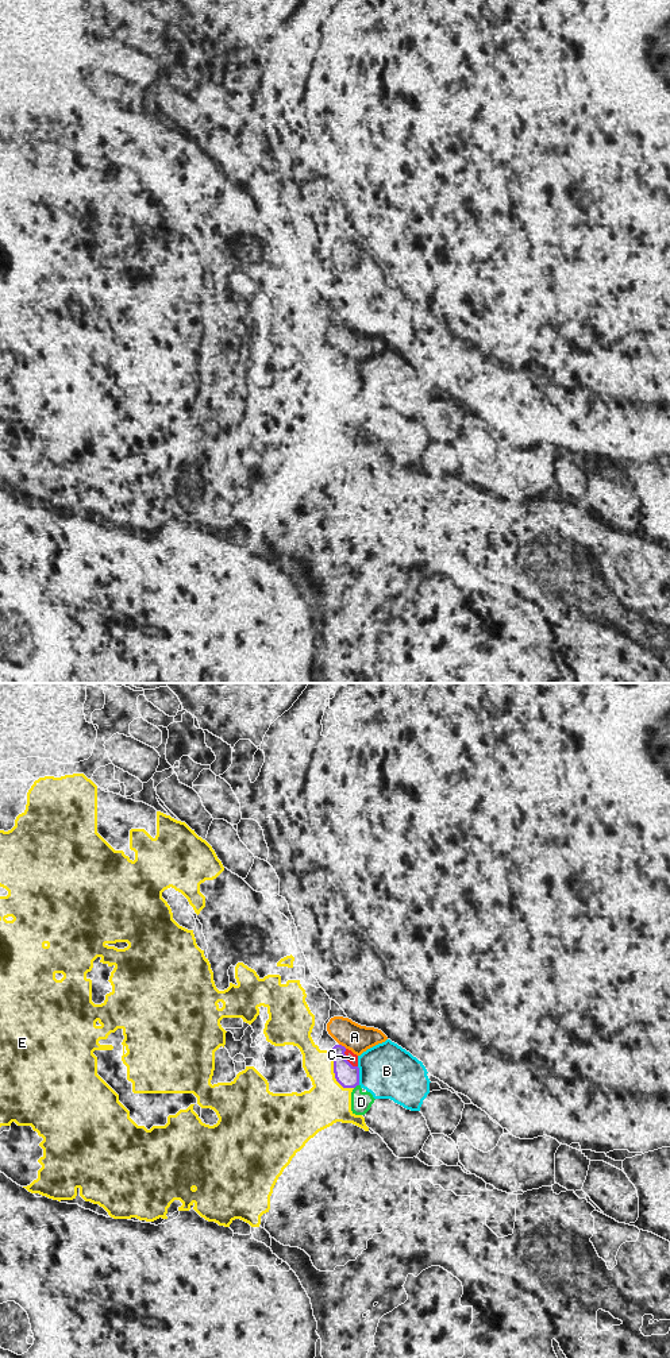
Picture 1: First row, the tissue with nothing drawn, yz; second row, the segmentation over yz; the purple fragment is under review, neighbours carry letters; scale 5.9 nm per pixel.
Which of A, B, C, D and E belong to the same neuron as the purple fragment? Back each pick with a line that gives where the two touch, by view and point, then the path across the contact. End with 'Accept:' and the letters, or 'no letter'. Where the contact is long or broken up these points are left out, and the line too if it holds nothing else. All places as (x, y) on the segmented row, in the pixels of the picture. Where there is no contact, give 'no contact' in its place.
C: meets purple in yz at (346, 1060); runs through yz (346, 1075), (346, 1060), (353, 1058)
Accept: C

